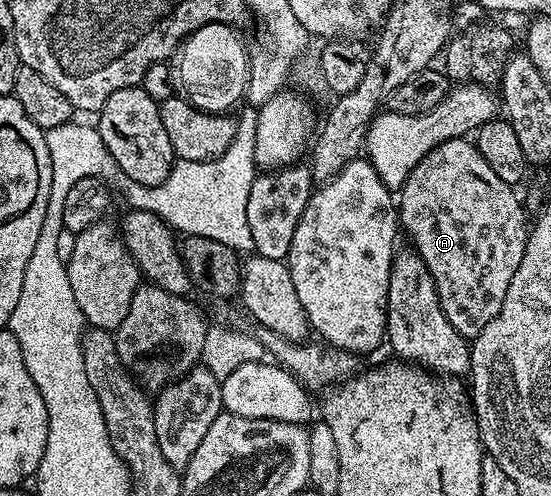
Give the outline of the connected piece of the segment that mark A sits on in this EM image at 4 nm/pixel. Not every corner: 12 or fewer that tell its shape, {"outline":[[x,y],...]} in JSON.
{"outline":[[475,142],[430,149],[399,226],[450,325],[498,317],[530,223]]}

